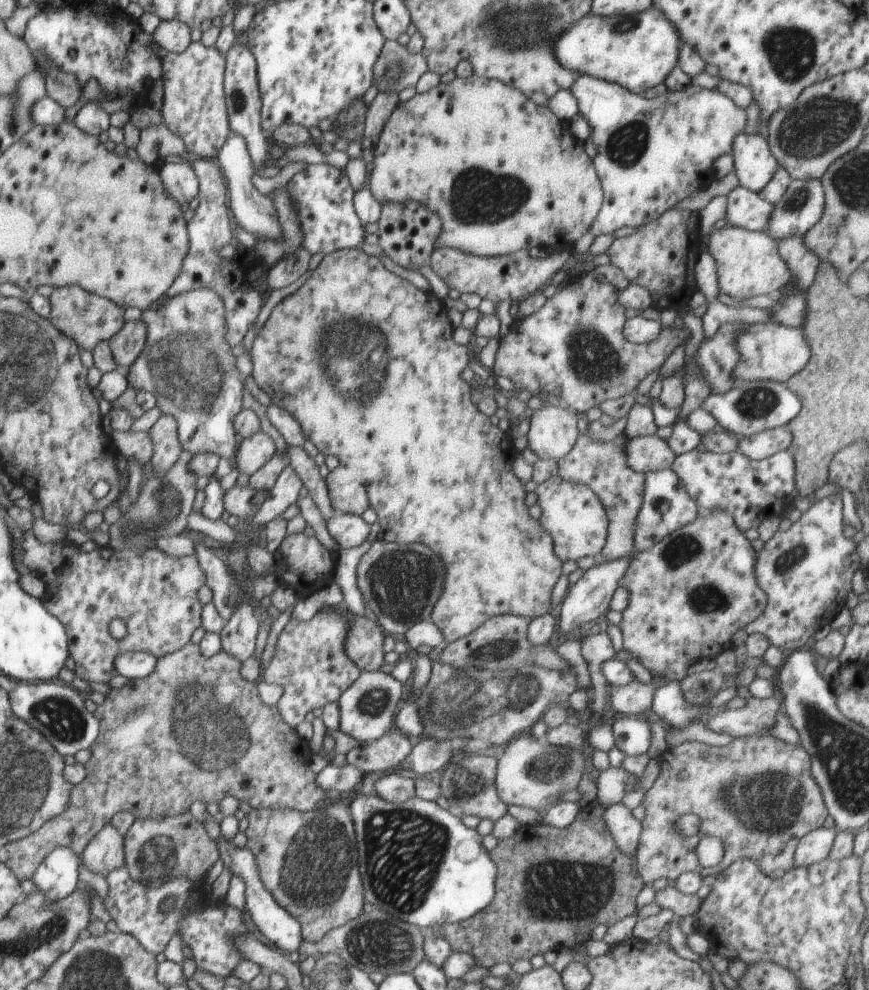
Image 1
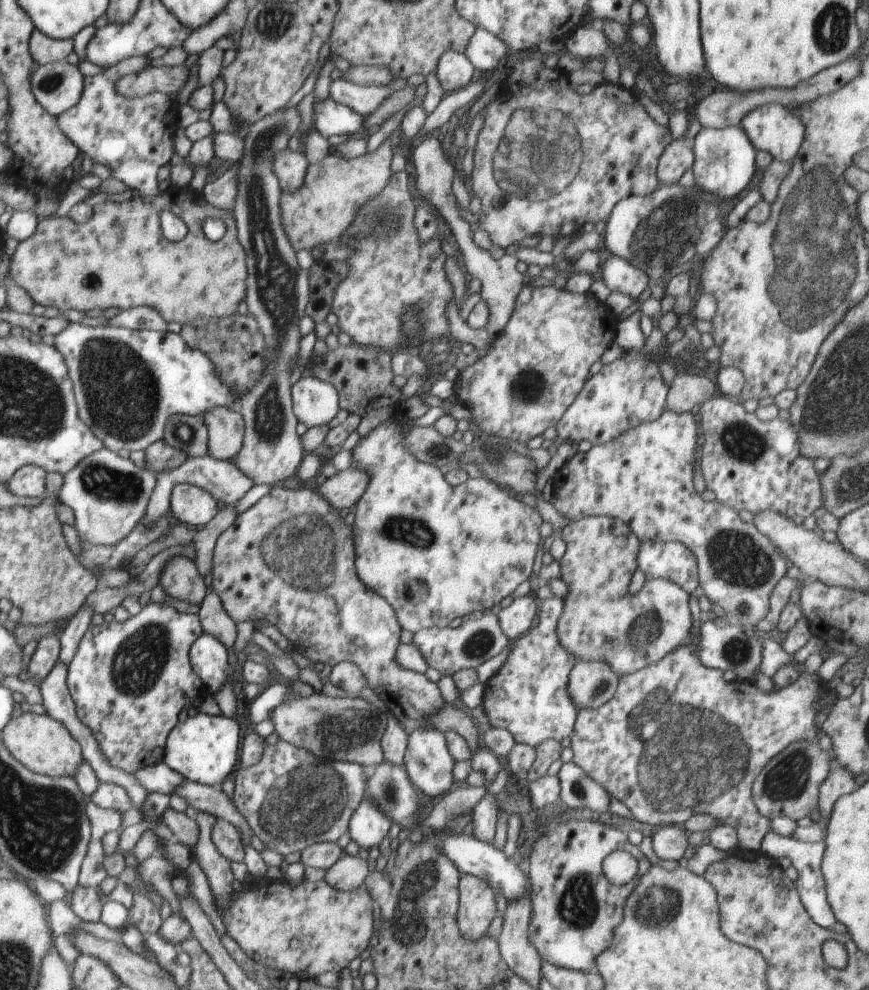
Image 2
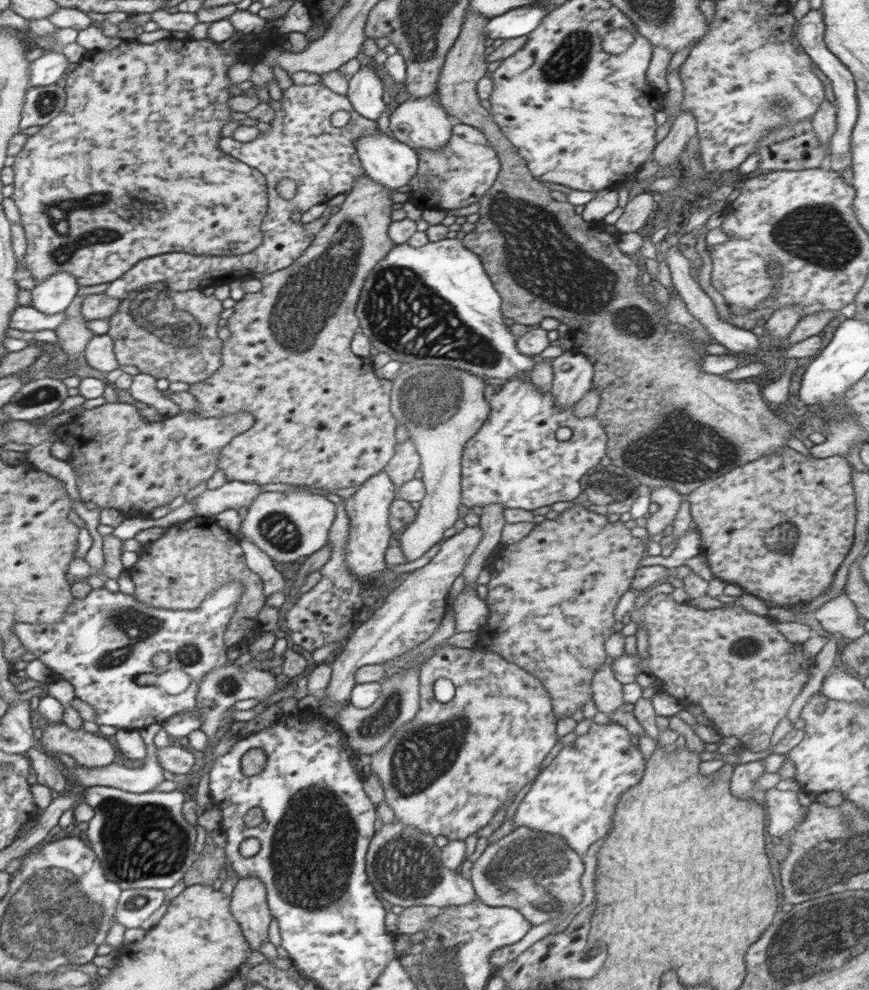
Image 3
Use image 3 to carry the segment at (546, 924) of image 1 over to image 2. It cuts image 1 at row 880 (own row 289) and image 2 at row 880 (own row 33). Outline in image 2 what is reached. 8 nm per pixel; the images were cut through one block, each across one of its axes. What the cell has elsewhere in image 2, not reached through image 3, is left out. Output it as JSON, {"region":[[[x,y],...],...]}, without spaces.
{"region":[[[471,874],[460,878],[458,890],[457,923],[460,934],[469,941],[478,941],[486,936],[497,916],[495,892],[484,879]]]}

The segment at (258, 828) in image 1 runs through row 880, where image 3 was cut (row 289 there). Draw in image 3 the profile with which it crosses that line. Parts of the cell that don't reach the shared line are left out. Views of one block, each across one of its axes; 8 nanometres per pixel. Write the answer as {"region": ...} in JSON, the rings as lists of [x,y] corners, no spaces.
{"region":[[[363,174],[363,176],[357,176],[357,178],[354,178],[354,187],[352,187],[352,191],[349,192],[348,196],[346,197],[345,203],[340,205],[340,210],[336,212],[336,214],[331,215],[331,217],[327,220],[326,224],[320,229],[320,232],[318,232],[314,236],[314,240],[310,243],[310,246],[304,251],[304,254],[300,256],[300,258],[297,258],[294,263],[292,263],[288,268],[273,272],[272,274],[264,275],[264,277],[261,278],[262,288],[260,291],[256,293],[245,293],[244,298],[242,300],[238,301],[235,304],[235,311],[233,315],[229,318],[228,323],[226,326],[230,329],[231,335],[228,338],[228,340],[224,341],[223,346],[223,366],[219,367],[219,370],[215,372],[214,375],[209,376],[206,380],[203,380],[202,382],[196,382],[192,383],[188,386],[188,390],[190,393],[192,393],[196,400],[198,401],[198,408],[197,410],[192,410],[191,413],[196,413],[197,415],[200,415],[201,417],[216,417],[216,418],[222,418],[222,416],[228,416],[229,414],[234,414],[236,412],[250,412],[255,417],[255,424],[254,426],[248,431],[248,432],[242,432],[241,434],[235,436],[234,439],[231,440],[230,443],[227,444],[226,447],[223,448],[222,454],[219,456],[219,464],[218,464],[218,471],[223,475],[224,479],[227,479],[228,481],[240,481],[243,483],[258,483],[259,485],[262,484],[272,484],[274,486],[277,486],[278,484],[282,484],[283,482],[286,484],[293,484],[298,485],[303,488],[308,488],[311,491],[322,491],[328,492],[328,493],[334,493],[335,490],[340,490],[340,488],[348,488],[349,486],[356,486],[359,487],[361,484],[364,484],[370,478],[371,476],[374,476],[375,474],[378,474],[380,471],[383,470],[383,468],[389,463],[389,460],[394,456],[395,446],[397,445],[396,440],[396,419],[394,419],[394,416],[392,415],[392,412],[390,411],[390,390],[392,390],[392,379],[391,380],[384,380],[378,376],[375,375],[375,371],[372,367],[371,362],[365,358],[365,357],[359,357],[356,356],[351,351],[351,340],[355,336],[355,334],[360,330],[359,329],[359,318],[355,315],[354,310],[356,310],[356,304],[358,304],[358,296],[360,296],[360,290],[362,290],[362,284],[364,284],[364,280],[366,280],[366,276],[370,274],[370,270],[376,266],[382,260],[387,254],[392,250],[392,247],[395,245],[395,243],[390,240],[389,237],[389,226],[390,223],[393,221],[391,219],[391,212],[392,209],[392,194],[393,192],[390,192],[385,187],[382,187],[382,185],[376,183],[376,181],[372,180],[369,176],[366,174]]]}

